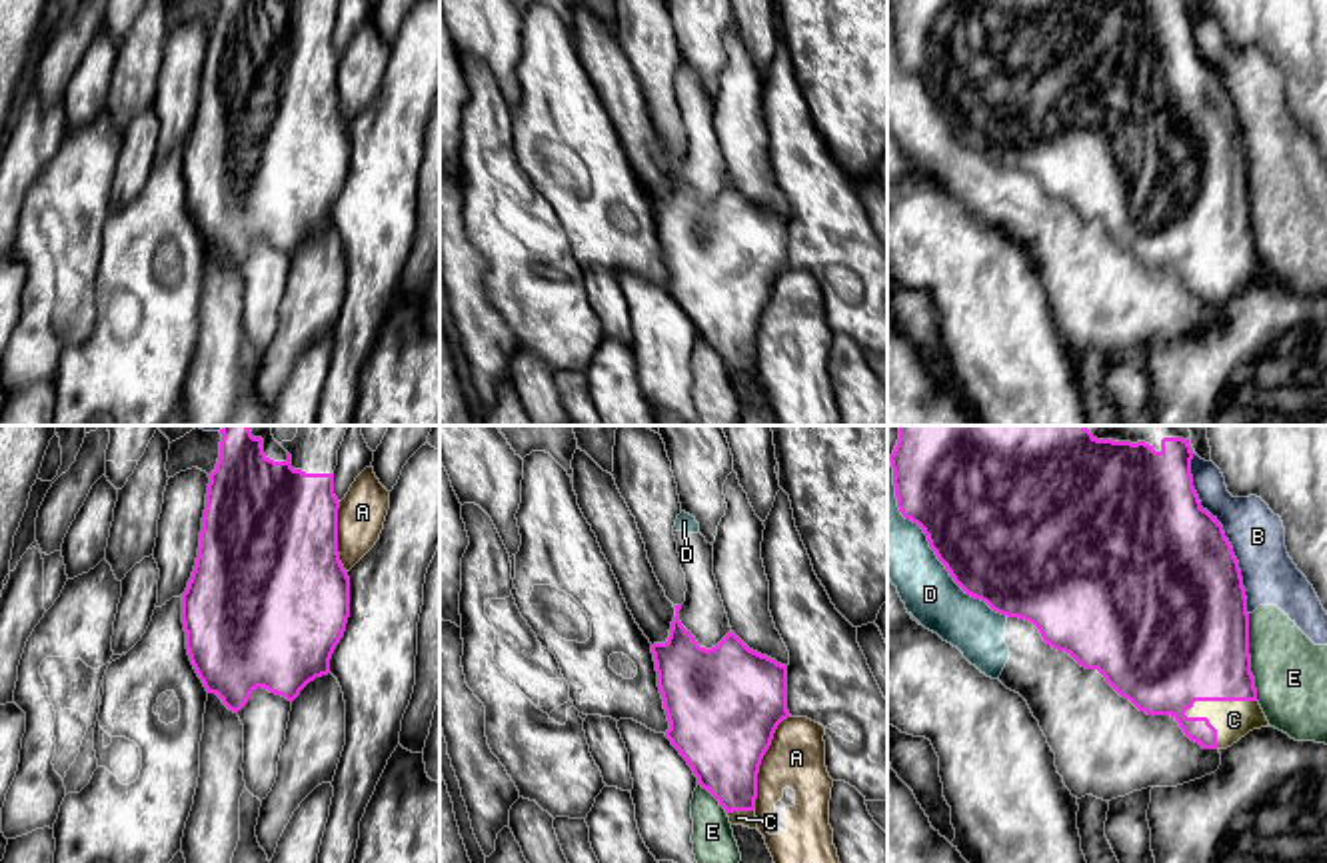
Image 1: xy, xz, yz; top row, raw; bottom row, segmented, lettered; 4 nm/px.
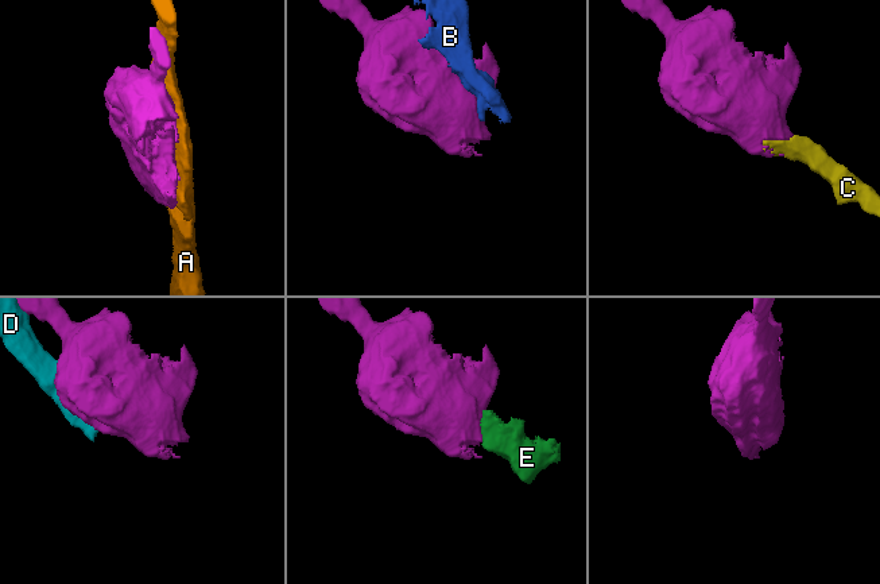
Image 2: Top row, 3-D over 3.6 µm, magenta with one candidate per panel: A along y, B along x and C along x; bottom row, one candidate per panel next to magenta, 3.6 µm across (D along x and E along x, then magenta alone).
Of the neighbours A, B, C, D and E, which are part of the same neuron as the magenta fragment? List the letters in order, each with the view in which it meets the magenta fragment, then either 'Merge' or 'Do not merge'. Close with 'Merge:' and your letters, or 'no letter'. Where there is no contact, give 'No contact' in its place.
A: Touches magenta in xz. Do not merge
B: Touches magenta in yz. Do not merge
C: Touches magenta in yz. Merge
D: Touches magenta in yz. Do not merge
E: Touches magenta in yz. Do not merge
Merge: C

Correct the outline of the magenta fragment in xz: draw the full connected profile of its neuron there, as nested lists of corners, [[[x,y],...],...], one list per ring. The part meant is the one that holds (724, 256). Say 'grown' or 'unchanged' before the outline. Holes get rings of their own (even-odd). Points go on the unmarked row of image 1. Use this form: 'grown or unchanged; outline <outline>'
grown; outline [[[679,162],[671,174],[665,196],[654,196],[652,206],[658,224],[658,240],[669,274],[665,290],[687,314],[697,338],[707,342],[725,362],[731,378],[757,382],[755,352],[757,326],[765,304],[771,298],[777,278],[789,270],[787,264],[787,218],[749,202],[733,184],[729,184],[715,200],[699,200],[691,184],[679,174]]]

